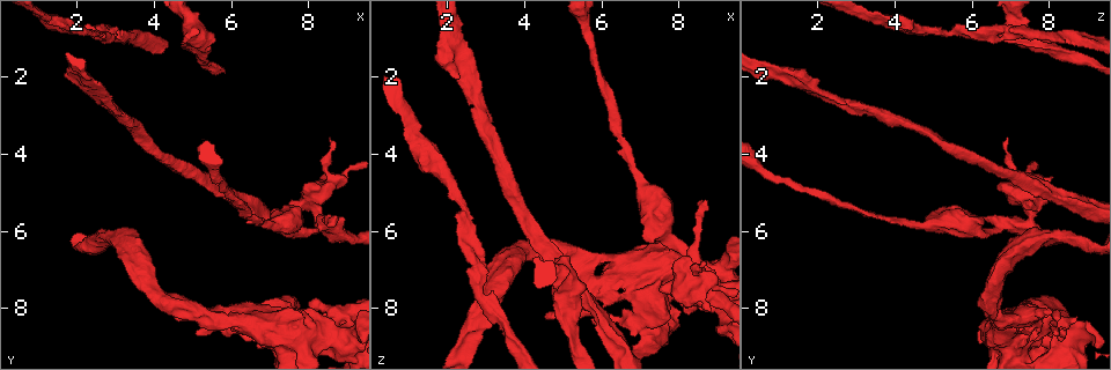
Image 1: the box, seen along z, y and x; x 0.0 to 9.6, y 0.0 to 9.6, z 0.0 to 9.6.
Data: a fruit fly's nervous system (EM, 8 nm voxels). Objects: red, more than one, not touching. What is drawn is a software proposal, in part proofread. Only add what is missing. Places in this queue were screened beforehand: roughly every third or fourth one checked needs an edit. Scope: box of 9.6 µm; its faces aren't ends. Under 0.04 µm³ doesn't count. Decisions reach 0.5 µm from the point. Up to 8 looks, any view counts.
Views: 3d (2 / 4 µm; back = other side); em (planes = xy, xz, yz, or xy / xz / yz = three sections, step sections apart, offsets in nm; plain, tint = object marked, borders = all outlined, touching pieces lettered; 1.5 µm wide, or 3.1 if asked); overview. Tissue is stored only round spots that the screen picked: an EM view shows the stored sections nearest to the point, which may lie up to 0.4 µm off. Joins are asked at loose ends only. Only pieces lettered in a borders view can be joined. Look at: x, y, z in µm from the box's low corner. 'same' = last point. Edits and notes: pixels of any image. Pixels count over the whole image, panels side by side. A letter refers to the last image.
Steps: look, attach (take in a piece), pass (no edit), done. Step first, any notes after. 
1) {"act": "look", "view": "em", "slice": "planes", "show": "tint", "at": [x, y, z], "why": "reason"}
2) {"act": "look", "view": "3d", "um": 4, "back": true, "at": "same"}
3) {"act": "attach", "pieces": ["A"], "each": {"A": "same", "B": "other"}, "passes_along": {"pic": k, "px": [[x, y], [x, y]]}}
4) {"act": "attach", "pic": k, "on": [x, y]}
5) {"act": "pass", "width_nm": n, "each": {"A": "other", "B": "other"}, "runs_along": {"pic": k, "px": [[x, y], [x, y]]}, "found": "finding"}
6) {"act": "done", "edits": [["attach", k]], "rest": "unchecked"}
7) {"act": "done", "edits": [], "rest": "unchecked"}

{"act": "look", "view": "em", "slice": "planes", "show": "borders", "at": [8.55, 3.60, 6.95], "why": "tapers out"}

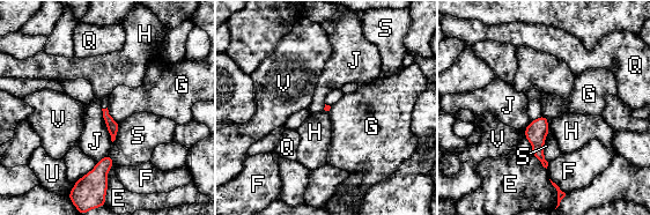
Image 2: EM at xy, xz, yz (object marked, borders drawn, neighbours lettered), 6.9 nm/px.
{"act": "pass", "each": {"E": "other", "F": "other", "G": "other", "H": "other", "J": "other", "Q": "other", "S": "other", "U": "other", "V": "other"}, "border": {"pic": 2, "px": [[547, 120], [549, 130]]}, "found": "none of them fits"}

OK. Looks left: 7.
{"act": "look", "view": "3d", "um": 2, "at": [8.70, 5.60, 5.20], "why": "free end"}

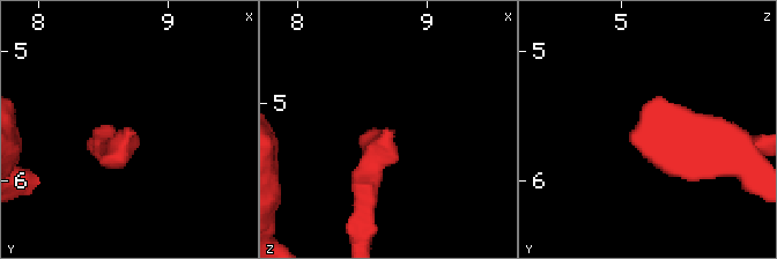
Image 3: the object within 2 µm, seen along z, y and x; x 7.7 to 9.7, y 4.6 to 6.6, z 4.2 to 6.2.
{"act": "look", "view": "em", "slice": "yz", "step": 4, "show": "borders", "at": [8.70, 5.58, 5.20]}

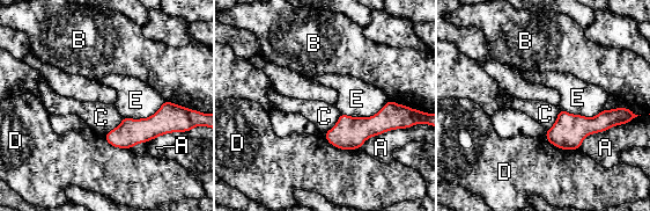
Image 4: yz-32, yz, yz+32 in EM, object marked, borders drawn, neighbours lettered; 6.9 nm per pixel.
{"act": "pass", "each": {"A": "other", "B": "other", "C": "other", "D": "other", "E": "other"}, "runs_along": {"pic": 4, "px": [[168, 104], [147, 129], [108, 137]]}, "found": "none of them fits"}

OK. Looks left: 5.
{"act": "look", "view": "em", "slice": "planes", "show": "borders", "at": [4.65, 8.30, 8.25], "why": "an open end"}

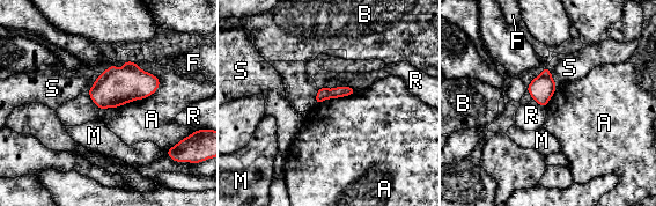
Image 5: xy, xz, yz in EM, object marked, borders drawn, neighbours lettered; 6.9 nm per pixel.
{"act": "pass", "each": {"A": "other", "B": "other", "F": "other", "M": "other", "R": "other", "S": "other"}, "border": {"pic": 5, "px": [[160, 79], [148, 96], [113, 108]]}, "found": "no lettered piece goes on from it"}

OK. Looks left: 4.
{"act": "done", "edits": [], "rest": "unchecked"}

